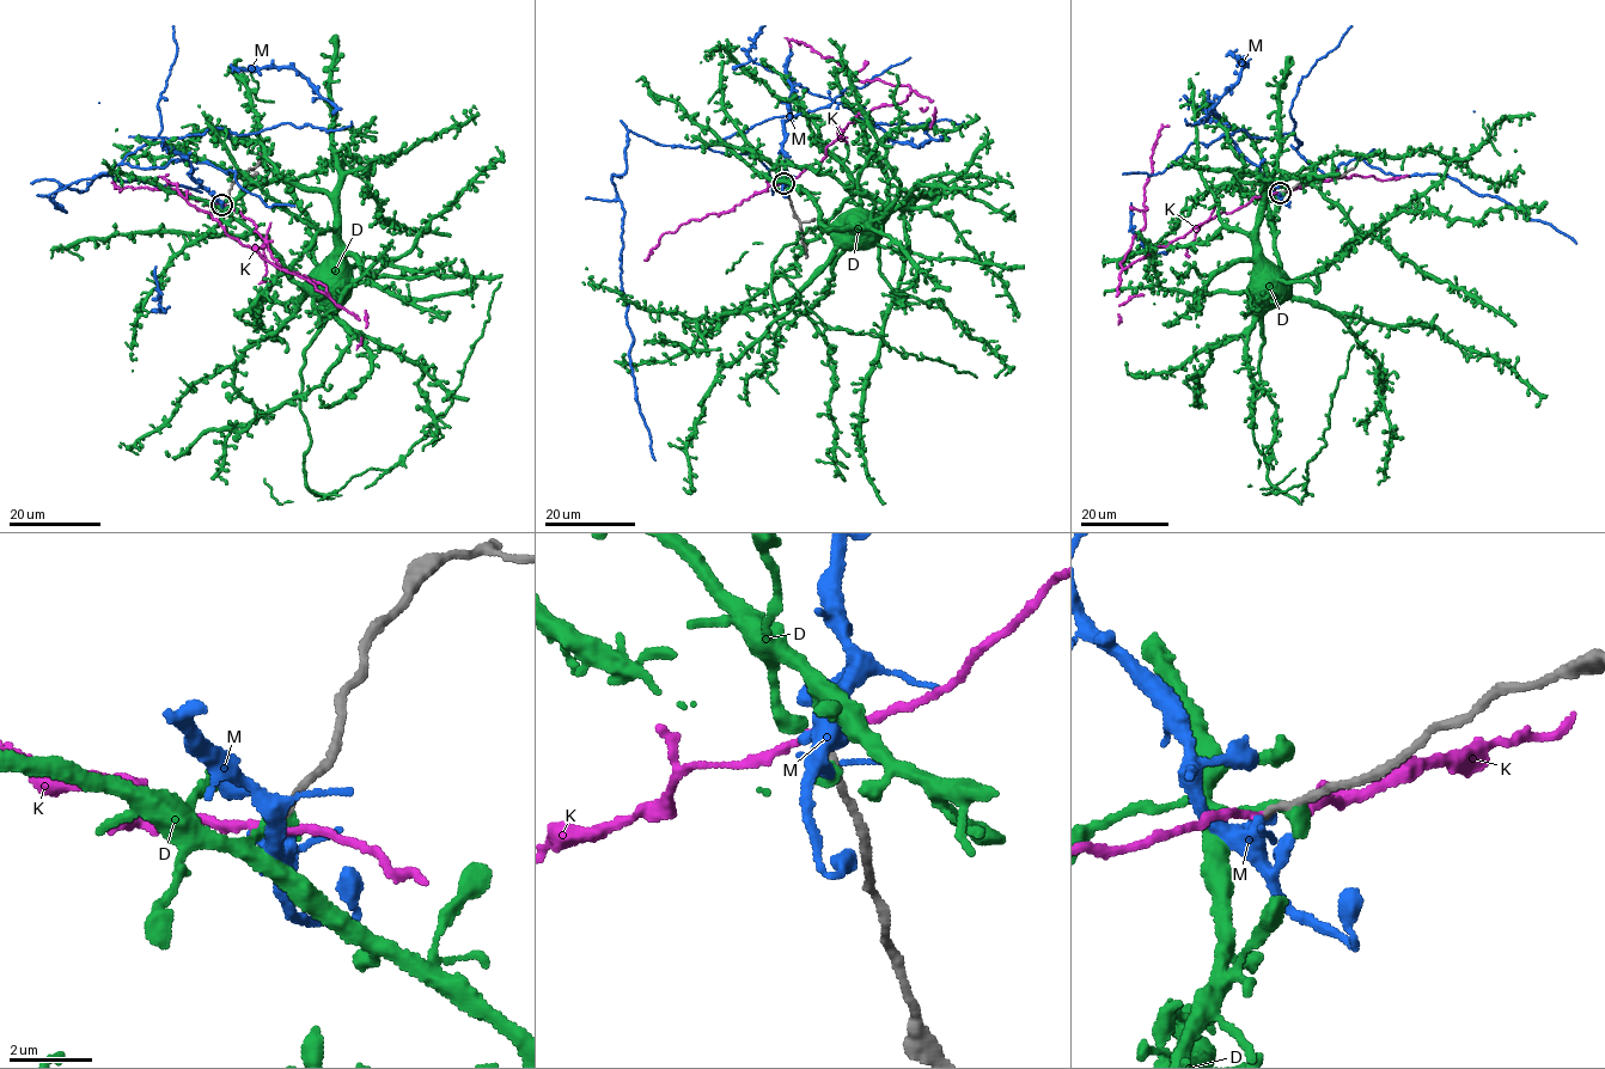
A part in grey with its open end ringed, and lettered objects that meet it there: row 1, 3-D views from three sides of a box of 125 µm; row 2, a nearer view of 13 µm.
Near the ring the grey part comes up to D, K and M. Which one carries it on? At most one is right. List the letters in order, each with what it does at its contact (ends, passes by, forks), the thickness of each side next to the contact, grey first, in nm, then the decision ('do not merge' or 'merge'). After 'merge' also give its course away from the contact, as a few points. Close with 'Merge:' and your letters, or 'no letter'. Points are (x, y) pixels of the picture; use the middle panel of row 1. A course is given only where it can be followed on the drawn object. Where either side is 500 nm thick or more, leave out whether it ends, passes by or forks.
D: it ends there; 200 nm thick on the grey side, 460 nm on the other; do not merge
K: it passes by; 180 nm thick on the grey side, 170 nm on the other; do not merge
M: it ends there; 170 nm thick on the grey side, 280 nm on the other; do not merge
Merge: no letter

